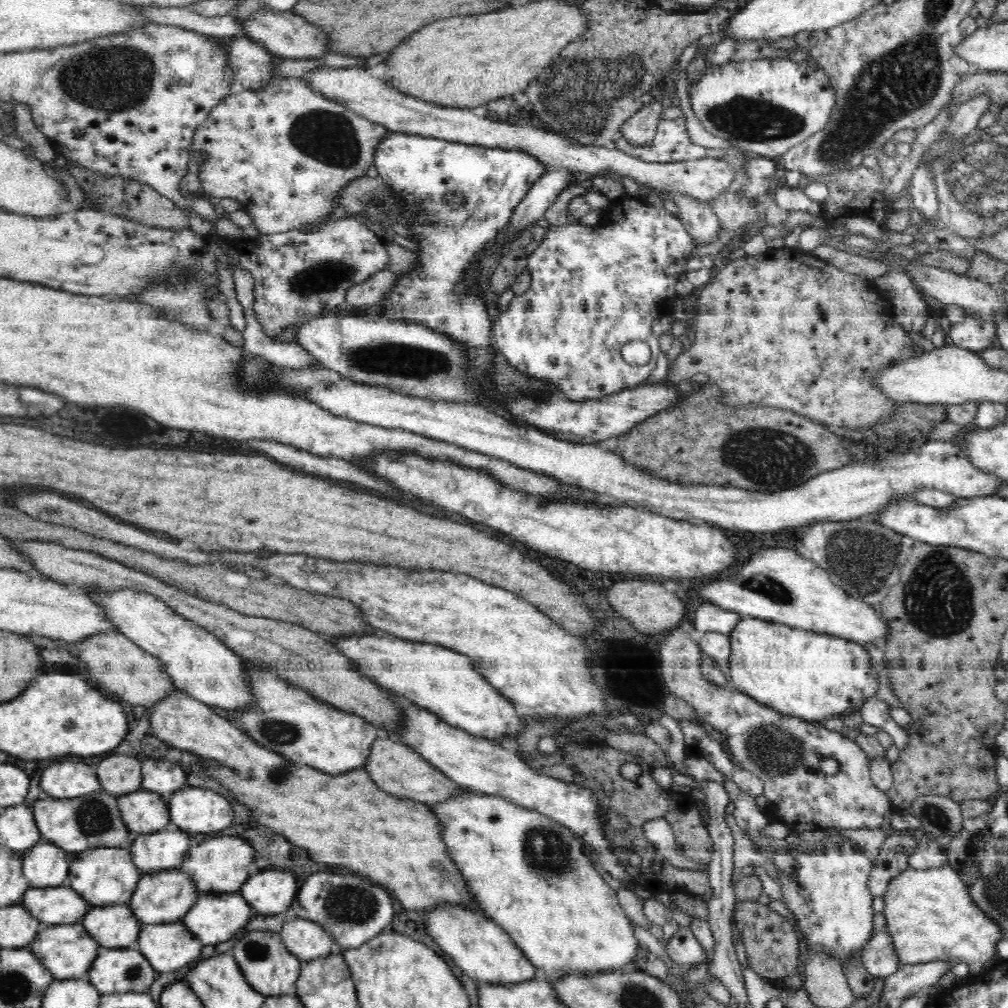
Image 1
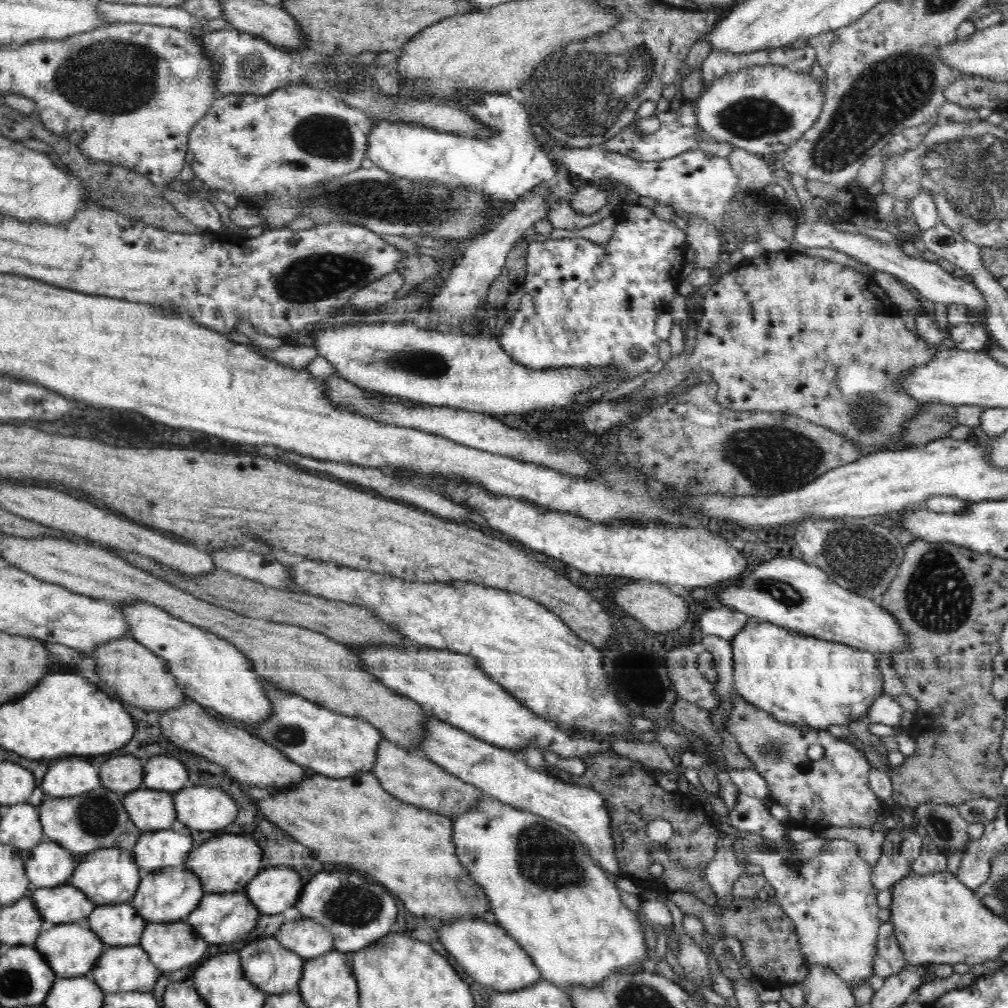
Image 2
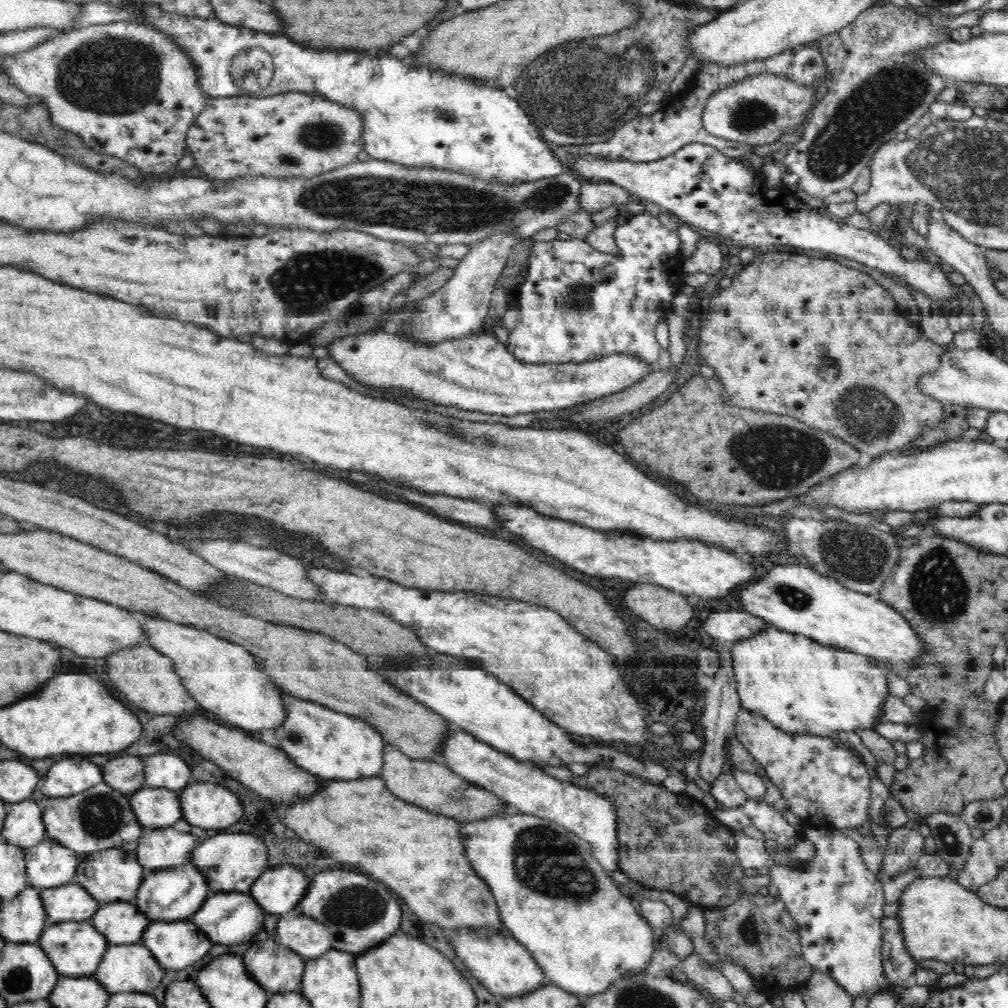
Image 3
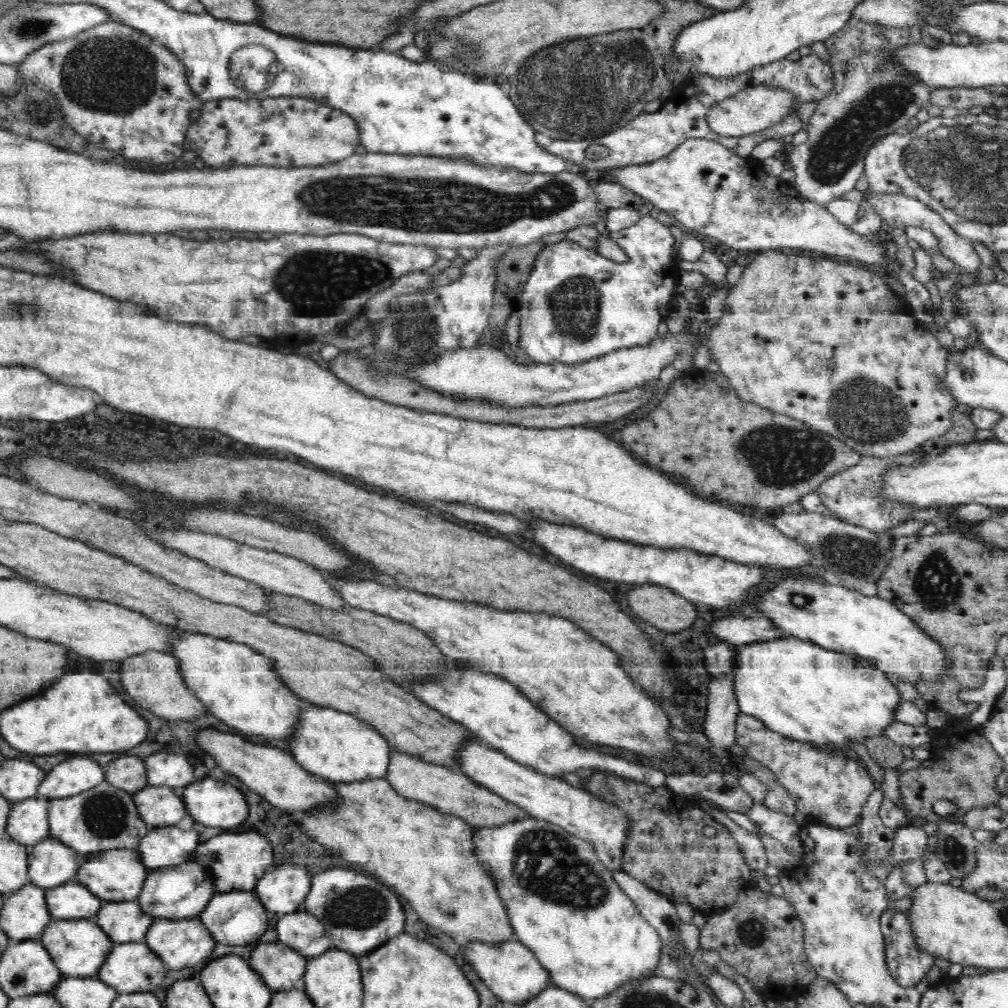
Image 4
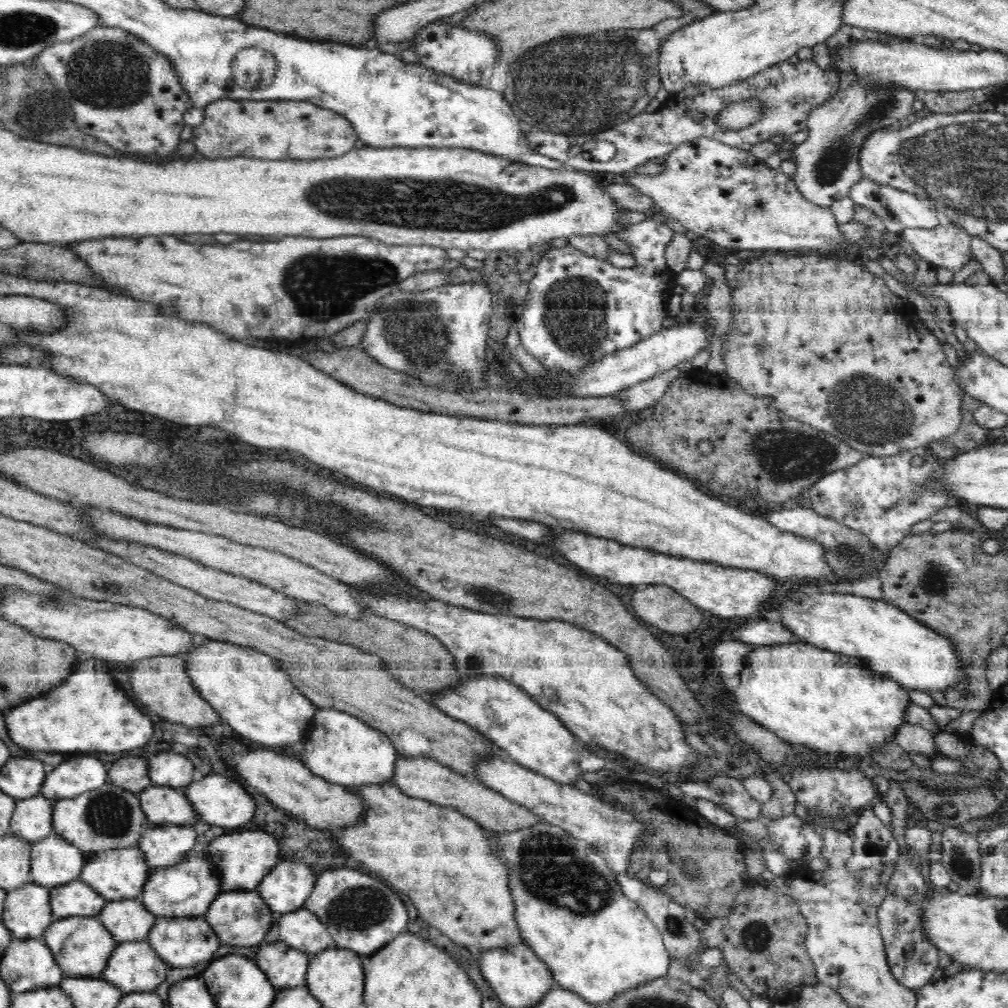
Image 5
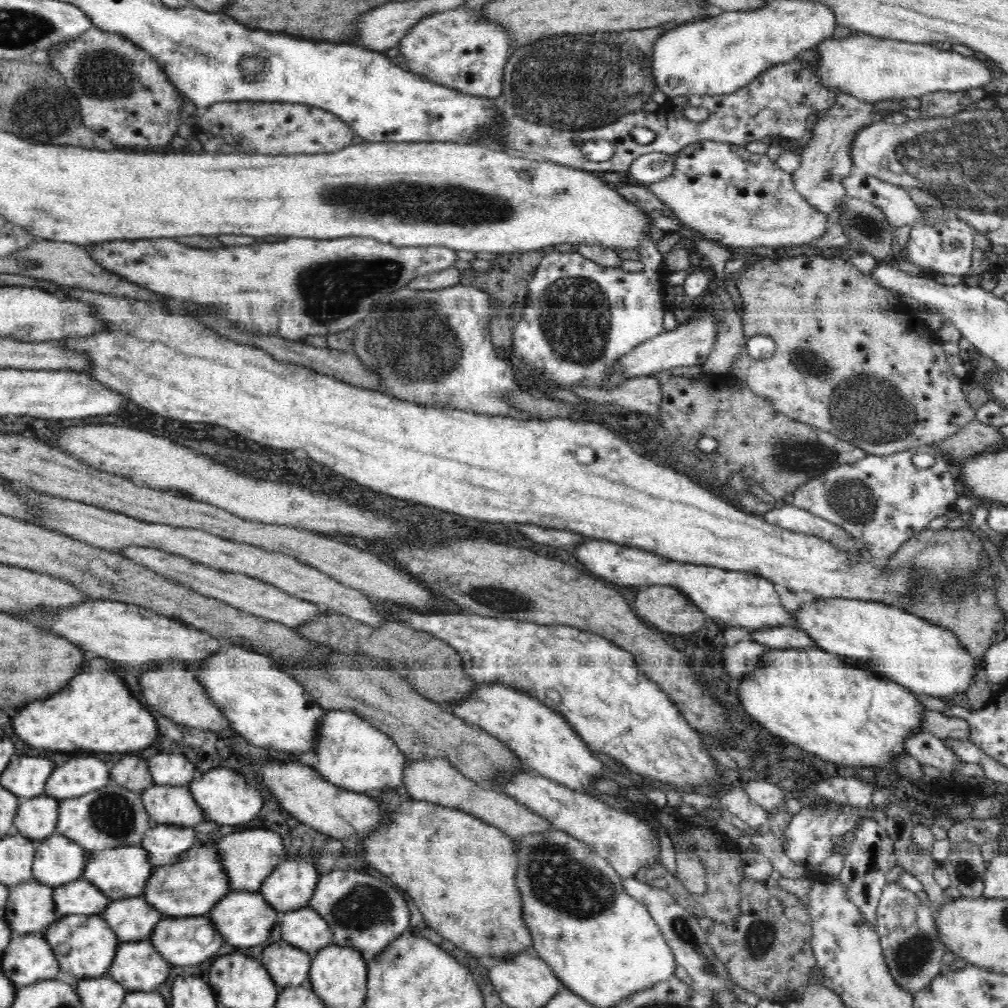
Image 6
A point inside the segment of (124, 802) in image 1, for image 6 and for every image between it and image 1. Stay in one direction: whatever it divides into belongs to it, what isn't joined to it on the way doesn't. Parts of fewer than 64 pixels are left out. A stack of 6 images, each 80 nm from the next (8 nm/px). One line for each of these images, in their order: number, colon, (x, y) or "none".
2: (148, 810)
3: (157, 807)
4: (158, 807)
5: (162, 806)
6: (166, 805)

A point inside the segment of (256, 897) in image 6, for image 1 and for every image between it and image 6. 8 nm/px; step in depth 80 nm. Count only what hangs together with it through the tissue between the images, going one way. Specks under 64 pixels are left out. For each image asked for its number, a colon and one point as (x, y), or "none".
1: (213, 919)
2: (219, 918)
3: (225, 918)
4: (236, 918)
5: (241, 918)

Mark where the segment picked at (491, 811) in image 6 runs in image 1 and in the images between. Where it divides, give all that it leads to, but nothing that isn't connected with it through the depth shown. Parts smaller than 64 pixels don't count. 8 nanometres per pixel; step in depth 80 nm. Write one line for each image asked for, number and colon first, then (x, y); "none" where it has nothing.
1: (395, 768)
2: (409, 775)
3: (427, 784)
4: (434, 785)
5: (418, 777)

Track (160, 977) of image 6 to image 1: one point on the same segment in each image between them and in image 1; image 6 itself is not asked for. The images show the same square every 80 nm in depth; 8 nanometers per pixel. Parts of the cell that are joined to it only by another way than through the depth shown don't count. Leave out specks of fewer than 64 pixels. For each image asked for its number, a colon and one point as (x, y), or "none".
1: (115, 971)
2: (122, 969)
3: (132, 968)
4: (130, 967)
5: (134, 967)

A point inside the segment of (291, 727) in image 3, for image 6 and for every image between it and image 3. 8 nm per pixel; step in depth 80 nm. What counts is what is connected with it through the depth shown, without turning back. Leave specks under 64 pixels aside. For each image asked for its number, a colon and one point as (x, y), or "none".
4: (339, 747)
5: (342, 749)
6: (352, 754)

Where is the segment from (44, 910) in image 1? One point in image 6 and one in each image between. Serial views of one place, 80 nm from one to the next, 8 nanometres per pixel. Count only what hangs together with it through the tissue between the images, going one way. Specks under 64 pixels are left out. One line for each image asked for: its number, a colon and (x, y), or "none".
2: (65, 903)
3: (71, 902)
4: (71, 900)
5: (77, 898)
6: (83, 897)

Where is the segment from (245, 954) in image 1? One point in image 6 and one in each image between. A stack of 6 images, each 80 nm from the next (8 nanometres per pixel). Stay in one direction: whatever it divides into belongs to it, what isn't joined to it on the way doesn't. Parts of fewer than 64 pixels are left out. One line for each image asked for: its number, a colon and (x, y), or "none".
2: (274, 969)
3: (279, 969)
4: (282, 968)
5: (285, 967)
6: (289, 966)

